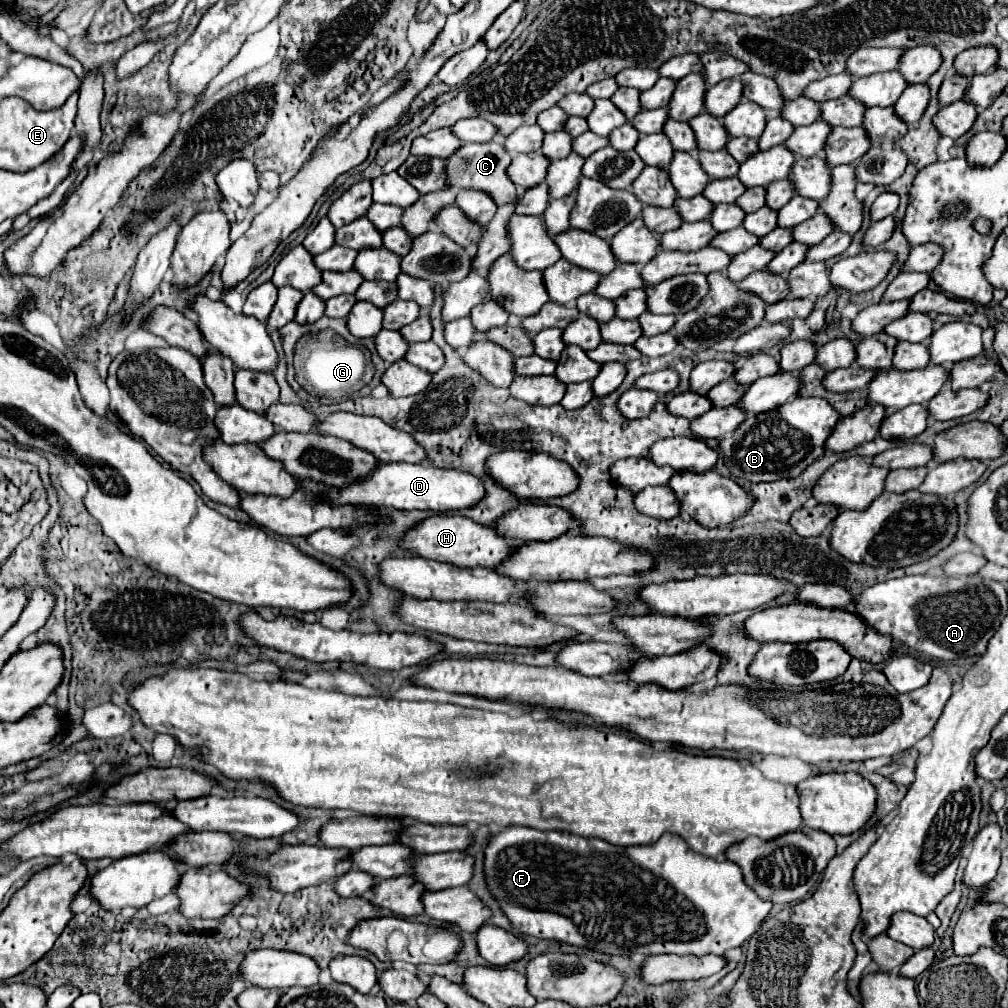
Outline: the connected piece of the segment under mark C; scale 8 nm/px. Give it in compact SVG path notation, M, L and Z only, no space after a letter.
M495 142L463 144L453 156L447 158L447 176L451 188L473 188L487 192L499 206L511 202L517 196L517 186L507 176L507 164L511 164L509 152Z

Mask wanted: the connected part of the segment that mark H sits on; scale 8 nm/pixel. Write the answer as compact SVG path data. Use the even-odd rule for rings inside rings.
M431 516L419 526L415 526L411 532L407 532L401 546L403 550L413 552L415 556L423 556L429 560L447 562L455 566L465 566L465 568L475 568L475 566L497 568L503 560L507 560L515 552L515 546L507 544L505 538L499 536L495 526L483 526L463 516Z

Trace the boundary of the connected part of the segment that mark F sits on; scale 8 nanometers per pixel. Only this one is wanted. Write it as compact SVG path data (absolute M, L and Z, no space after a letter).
M511 826L505 832L497 834L491 838L487 850L485 850L485 876L487 876L487 886L495 894L495 898L501 904L501 910L505 916L511 920L513 926L517 926L523 934L531 934L537 938L549 938L549 940L559 940L575 946L589 946L599 952L607 954L643 954L643 956L653 956L653 954L695 954L703 956L707 952L711 954L723 954L731 948L743 946L761 926L773 904L769 900L759 900L751 888L743 882L741 868L737 868L731 860L717 862L713 858L701 856L691 852L687 844L679 836L661 836L653 846L613 846L609 842L603 842L599 838L583 838L583 836L573 836L565 832L539 832L533 828L521 828L521 826Z

